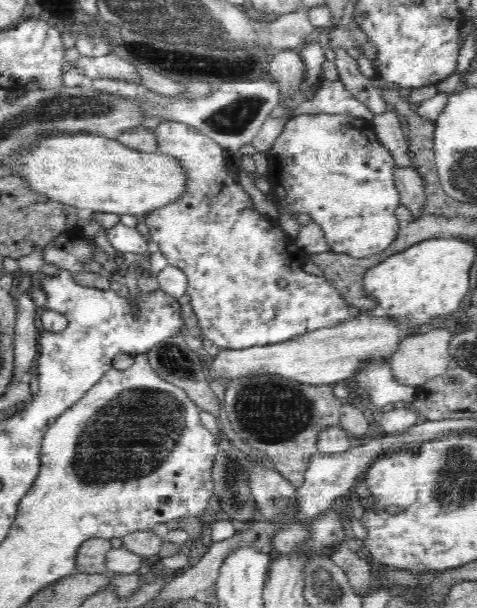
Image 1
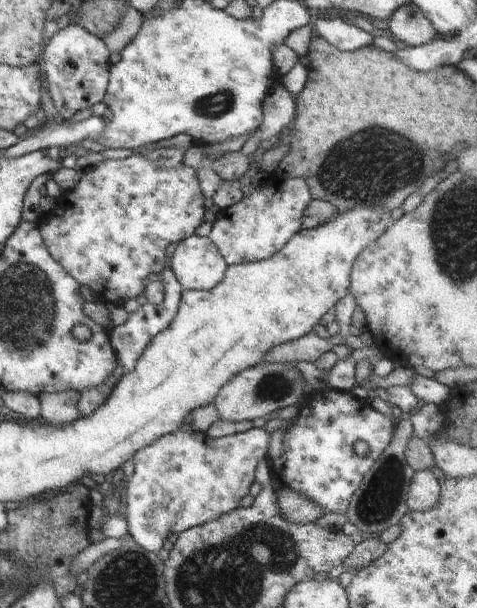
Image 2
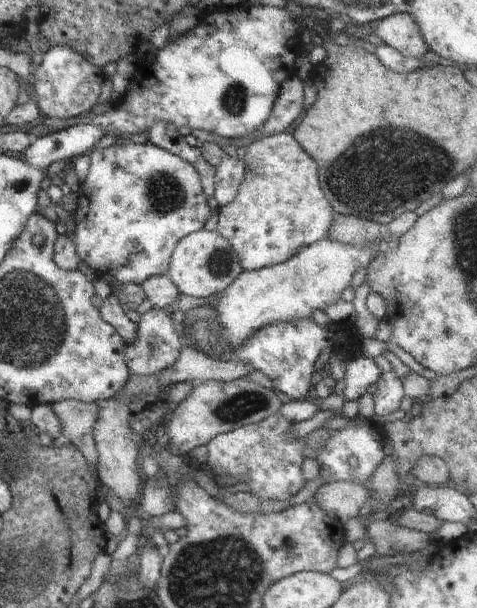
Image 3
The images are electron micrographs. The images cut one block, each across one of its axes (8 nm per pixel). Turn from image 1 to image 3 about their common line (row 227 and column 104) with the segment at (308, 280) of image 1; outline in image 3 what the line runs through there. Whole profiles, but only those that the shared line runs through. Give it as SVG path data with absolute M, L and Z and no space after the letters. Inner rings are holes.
M130 140L121 141L119 144L109 146L106 148L96 148L91 150L89 172L85 178L85 181L80 185L78 189L78 207L75 213L75 234L73 237L69 237L66 234L59 234L56 238L56 244L54 244L54 264L62 270L74 270L76 268L76 262L85 262L90 268L94 269L94 272L102 272L100 280L104 280L107 284L118 286L118 284L142 284L147 278L152 278L156 275L166 275L169 271L169 262L171 254L173 253L174 247L190 233L194 233L200 229L204 229L206 220L213 213L208 206L208 196L203 192L201 185L201 178L198 171L195 169L193 164L178 158L175 154L164 150L163 148L157 147L155 144L150 142L145 145L131 143Z

